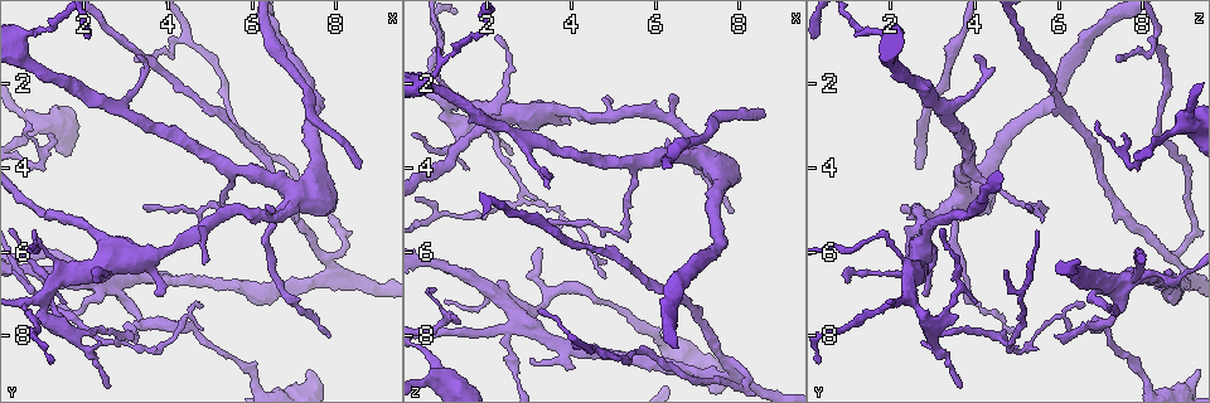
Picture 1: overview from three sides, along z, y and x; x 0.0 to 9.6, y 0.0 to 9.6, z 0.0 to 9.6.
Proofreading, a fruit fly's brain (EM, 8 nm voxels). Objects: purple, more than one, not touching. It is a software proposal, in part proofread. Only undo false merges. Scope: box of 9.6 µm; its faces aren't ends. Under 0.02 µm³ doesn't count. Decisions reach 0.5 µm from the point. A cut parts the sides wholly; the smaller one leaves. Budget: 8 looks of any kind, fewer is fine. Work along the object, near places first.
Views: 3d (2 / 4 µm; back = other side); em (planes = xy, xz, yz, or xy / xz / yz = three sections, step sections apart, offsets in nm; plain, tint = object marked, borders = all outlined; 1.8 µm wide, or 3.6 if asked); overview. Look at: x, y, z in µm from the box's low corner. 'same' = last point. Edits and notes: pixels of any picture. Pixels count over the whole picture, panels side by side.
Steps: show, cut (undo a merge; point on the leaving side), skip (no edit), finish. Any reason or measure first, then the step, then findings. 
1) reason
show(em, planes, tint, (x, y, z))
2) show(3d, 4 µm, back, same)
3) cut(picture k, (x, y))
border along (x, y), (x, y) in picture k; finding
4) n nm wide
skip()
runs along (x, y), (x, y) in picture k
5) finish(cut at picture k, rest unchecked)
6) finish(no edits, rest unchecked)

abrupt turn
show(em, planes, tint, (2.80, 6.70, 7.55))

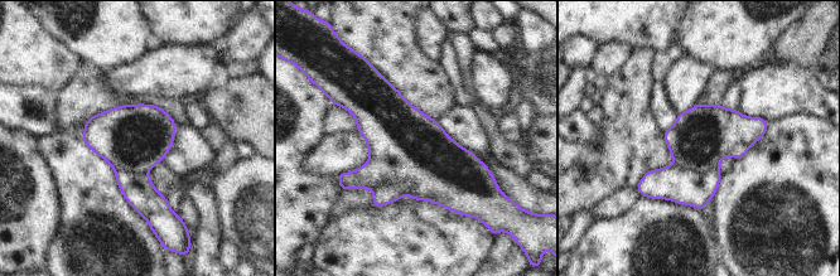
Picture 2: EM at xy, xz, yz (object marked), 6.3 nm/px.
cut(picture 2, (384, 194))
border along (411, 183), (381, 183), (373, 190) in picture 2; a second neuron is stuck on

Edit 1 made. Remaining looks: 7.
three-way junction
show(em, 3.6 µm, planes, tint, (0.95, 2.90, 8.95))

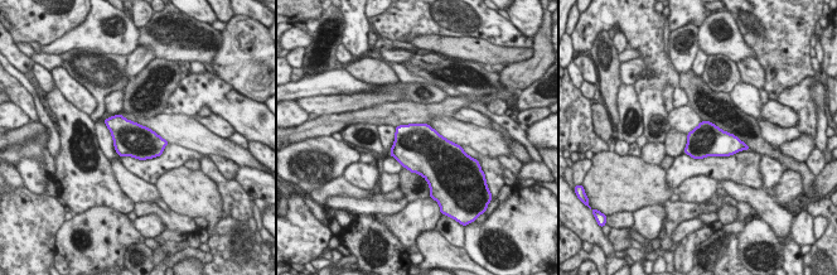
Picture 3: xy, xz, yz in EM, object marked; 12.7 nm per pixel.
skip()
continuous, no second neuron

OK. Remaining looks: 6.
sharp bend
show(3d, 2 µm, back, (7.80, 6.25, 8.80))

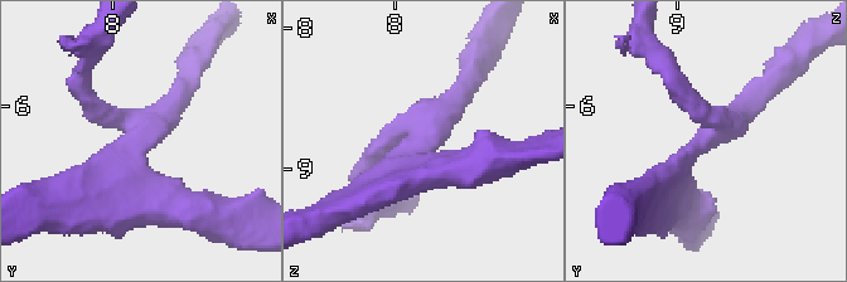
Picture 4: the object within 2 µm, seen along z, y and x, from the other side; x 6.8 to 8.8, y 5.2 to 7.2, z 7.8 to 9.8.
3 arms
show(em, xy, step 16, tint, (7.76, 6.20, 8.78))

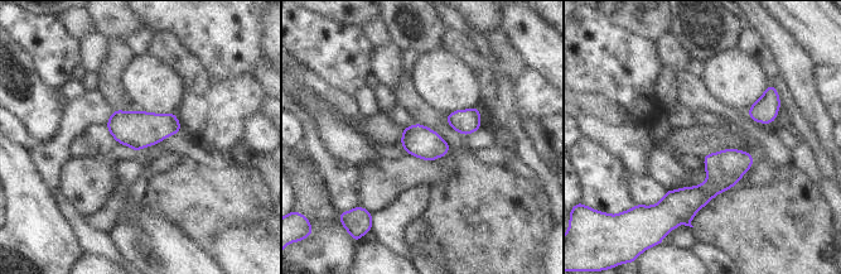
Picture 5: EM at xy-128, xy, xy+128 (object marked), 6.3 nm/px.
cut it another way
show(em, planes, tint, same)

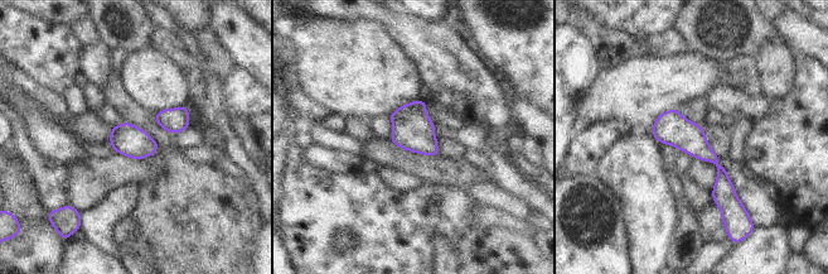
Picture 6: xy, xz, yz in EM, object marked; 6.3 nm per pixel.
skip()
runs along (662, 118), (715, 162), (735, 205) in picture 6; one neuron here

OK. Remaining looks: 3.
finish(cut at picture 2, rest unchecked)

